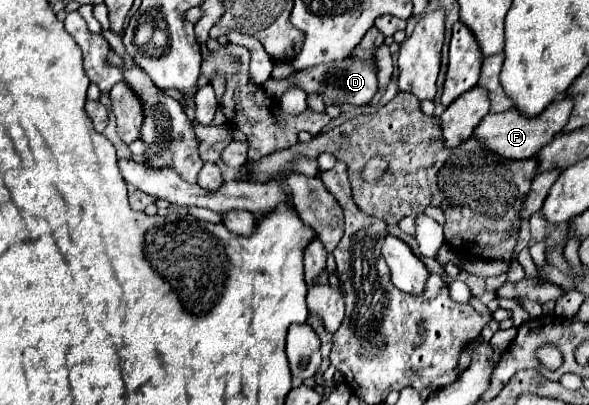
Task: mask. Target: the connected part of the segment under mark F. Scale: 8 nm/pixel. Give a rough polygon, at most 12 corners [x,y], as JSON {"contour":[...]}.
{"contour":[[572,101],[538,117],[490,113],[474,129],[484,149],[530,159],[564,129]]}

